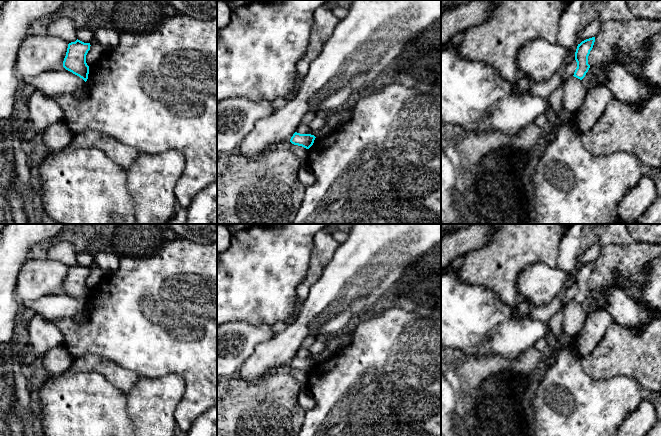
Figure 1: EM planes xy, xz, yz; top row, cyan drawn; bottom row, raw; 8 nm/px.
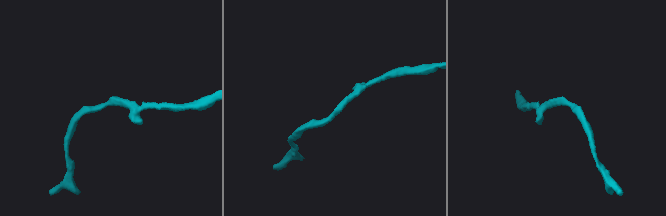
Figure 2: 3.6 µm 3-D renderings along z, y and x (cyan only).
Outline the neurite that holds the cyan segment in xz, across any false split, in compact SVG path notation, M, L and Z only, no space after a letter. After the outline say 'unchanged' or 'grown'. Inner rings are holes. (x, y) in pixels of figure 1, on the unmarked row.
M295 356L291 361L290 366L294 369L309 373L313 369L315 362L316 361L311 358L300 358Z | unchanged

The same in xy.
M80 264L68 268L63 291L73 298L82 302L85 306L88 303L89 290L86 287L86 279L90 274L90 267Z | unchanged

